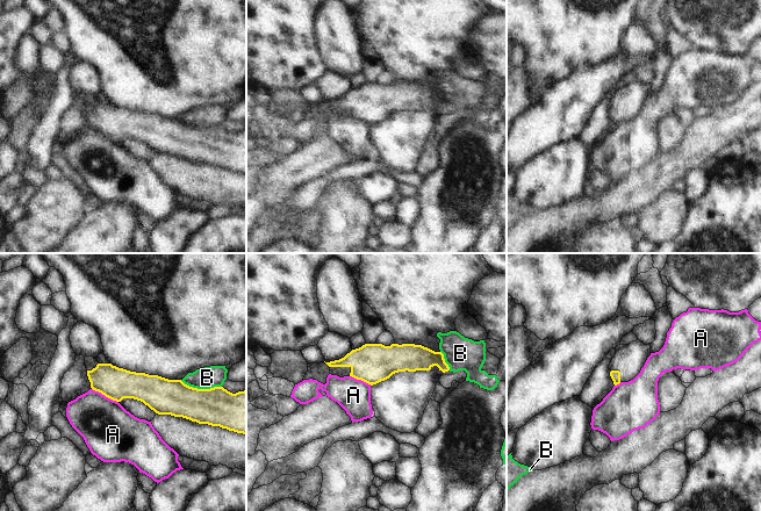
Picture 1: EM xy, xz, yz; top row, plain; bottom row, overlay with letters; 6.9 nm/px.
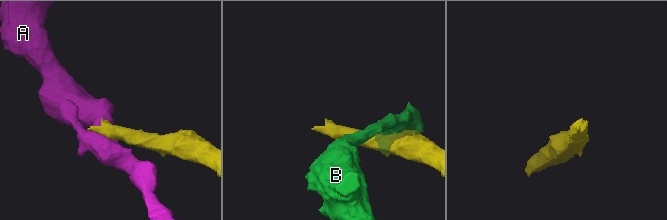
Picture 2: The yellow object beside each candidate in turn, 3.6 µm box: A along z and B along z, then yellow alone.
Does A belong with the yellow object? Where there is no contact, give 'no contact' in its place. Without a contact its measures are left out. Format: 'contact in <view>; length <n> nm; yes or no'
contact in xy; length 200 nm; no

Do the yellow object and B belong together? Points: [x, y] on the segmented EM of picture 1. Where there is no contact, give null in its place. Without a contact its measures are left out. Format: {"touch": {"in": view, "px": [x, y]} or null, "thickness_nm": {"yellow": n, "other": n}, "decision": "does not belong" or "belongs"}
{"touch": {"in": "xy", "px": [201, 389]}, "thickness_nm": {"yellow": 260, "other": 150}, "decision": "does not belong"}

